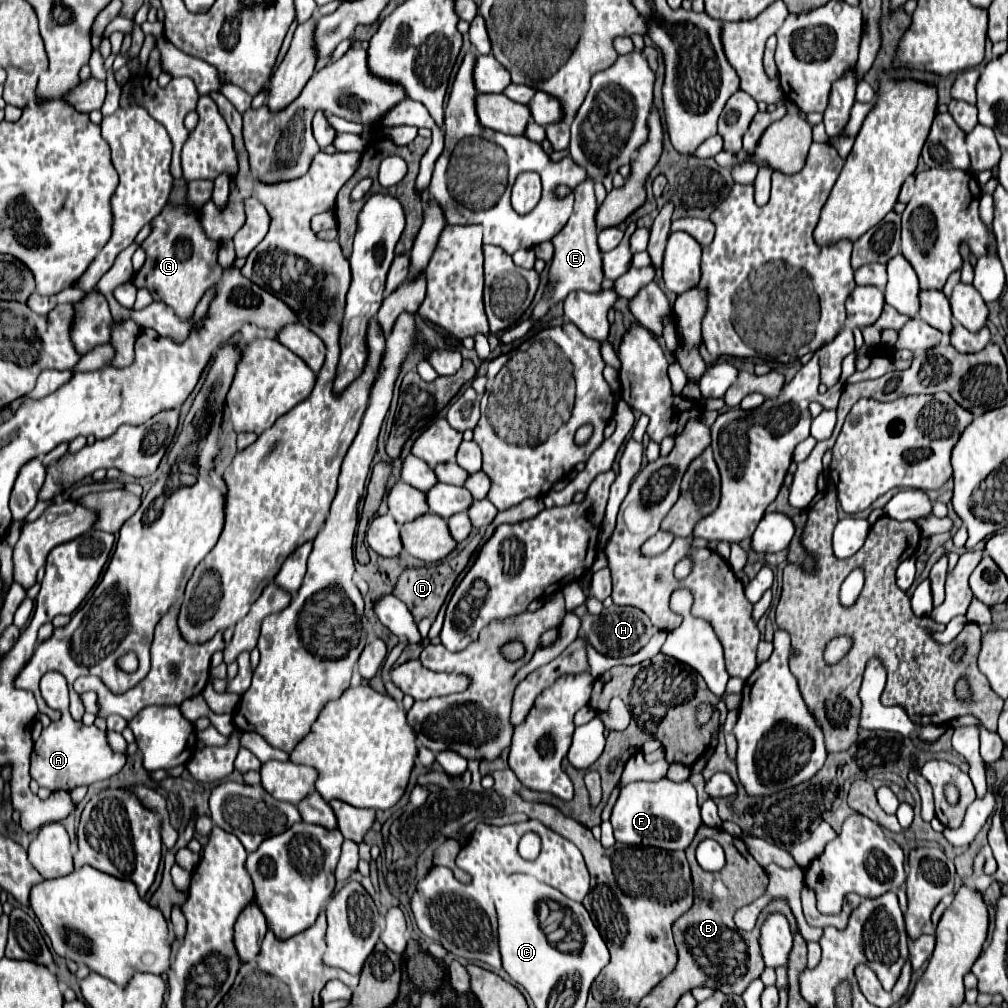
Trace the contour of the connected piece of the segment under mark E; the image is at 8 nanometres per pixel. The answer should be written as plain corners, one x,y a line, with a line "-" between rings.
589,178
577,188
575,198
577,198
577,202
575,202
575,210
573,210
569,222
565,224
561,234
557,234
553,238
555,256
553,256
551,266
549,266
549,282
547,282
543,300
535,306
535,310
533,310
529,319
521,321
503,333
501,340
505,344
523,338
532,328
534,322
541,319
541,316
549,310
549,306
561,302
569,292
573,292
573,290
585,290
585,292
601,290
603,270
601,270
601,250
597,246
597,226
595,226
597,200
595,200
595,194
593,194
593,182
589,182

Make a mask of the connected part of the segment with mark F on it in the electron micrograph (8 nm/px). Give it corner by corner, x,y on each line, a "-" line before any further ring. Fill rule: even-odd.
661,778
657,782
631,782
623,786
617,804
613,806
611,824
615,840
621,844
685,850
693,842
695,832
703,824
703,820
697,806
697,794
691,782
671,782
669,778

